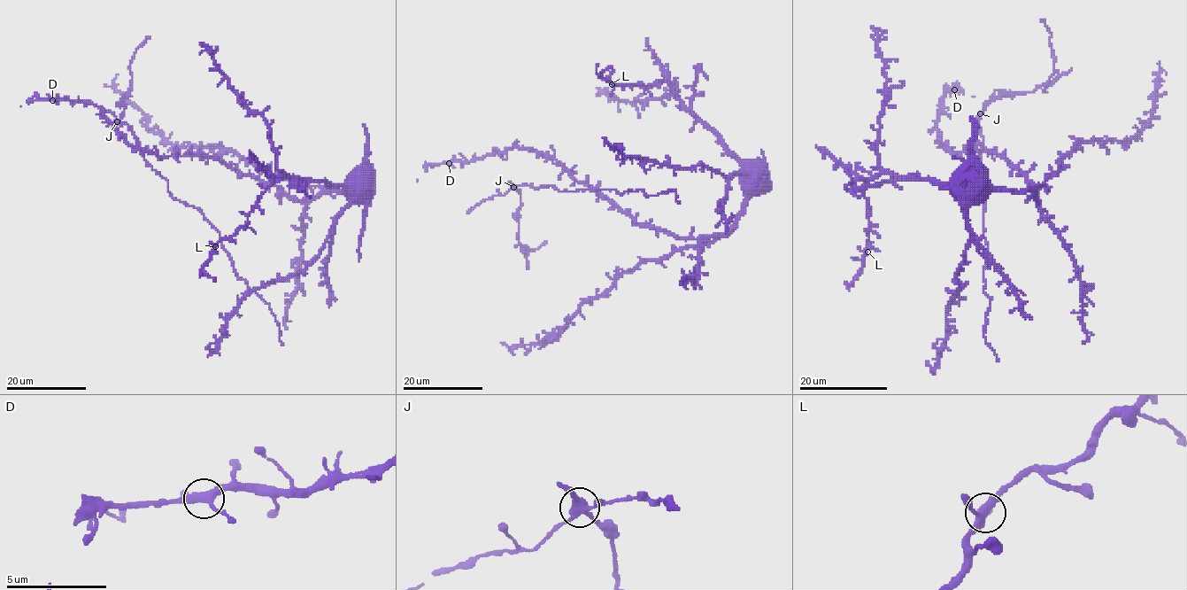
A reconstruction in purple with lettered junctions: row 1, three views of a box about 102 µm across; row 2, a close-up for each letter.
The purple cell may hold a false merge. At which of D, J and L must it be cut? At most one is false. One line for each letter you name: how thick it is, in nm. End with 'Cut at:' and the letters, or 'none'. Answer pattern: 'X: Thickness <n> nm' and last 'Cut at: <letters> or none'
J: Thickness 320 nm
Cut at: J

